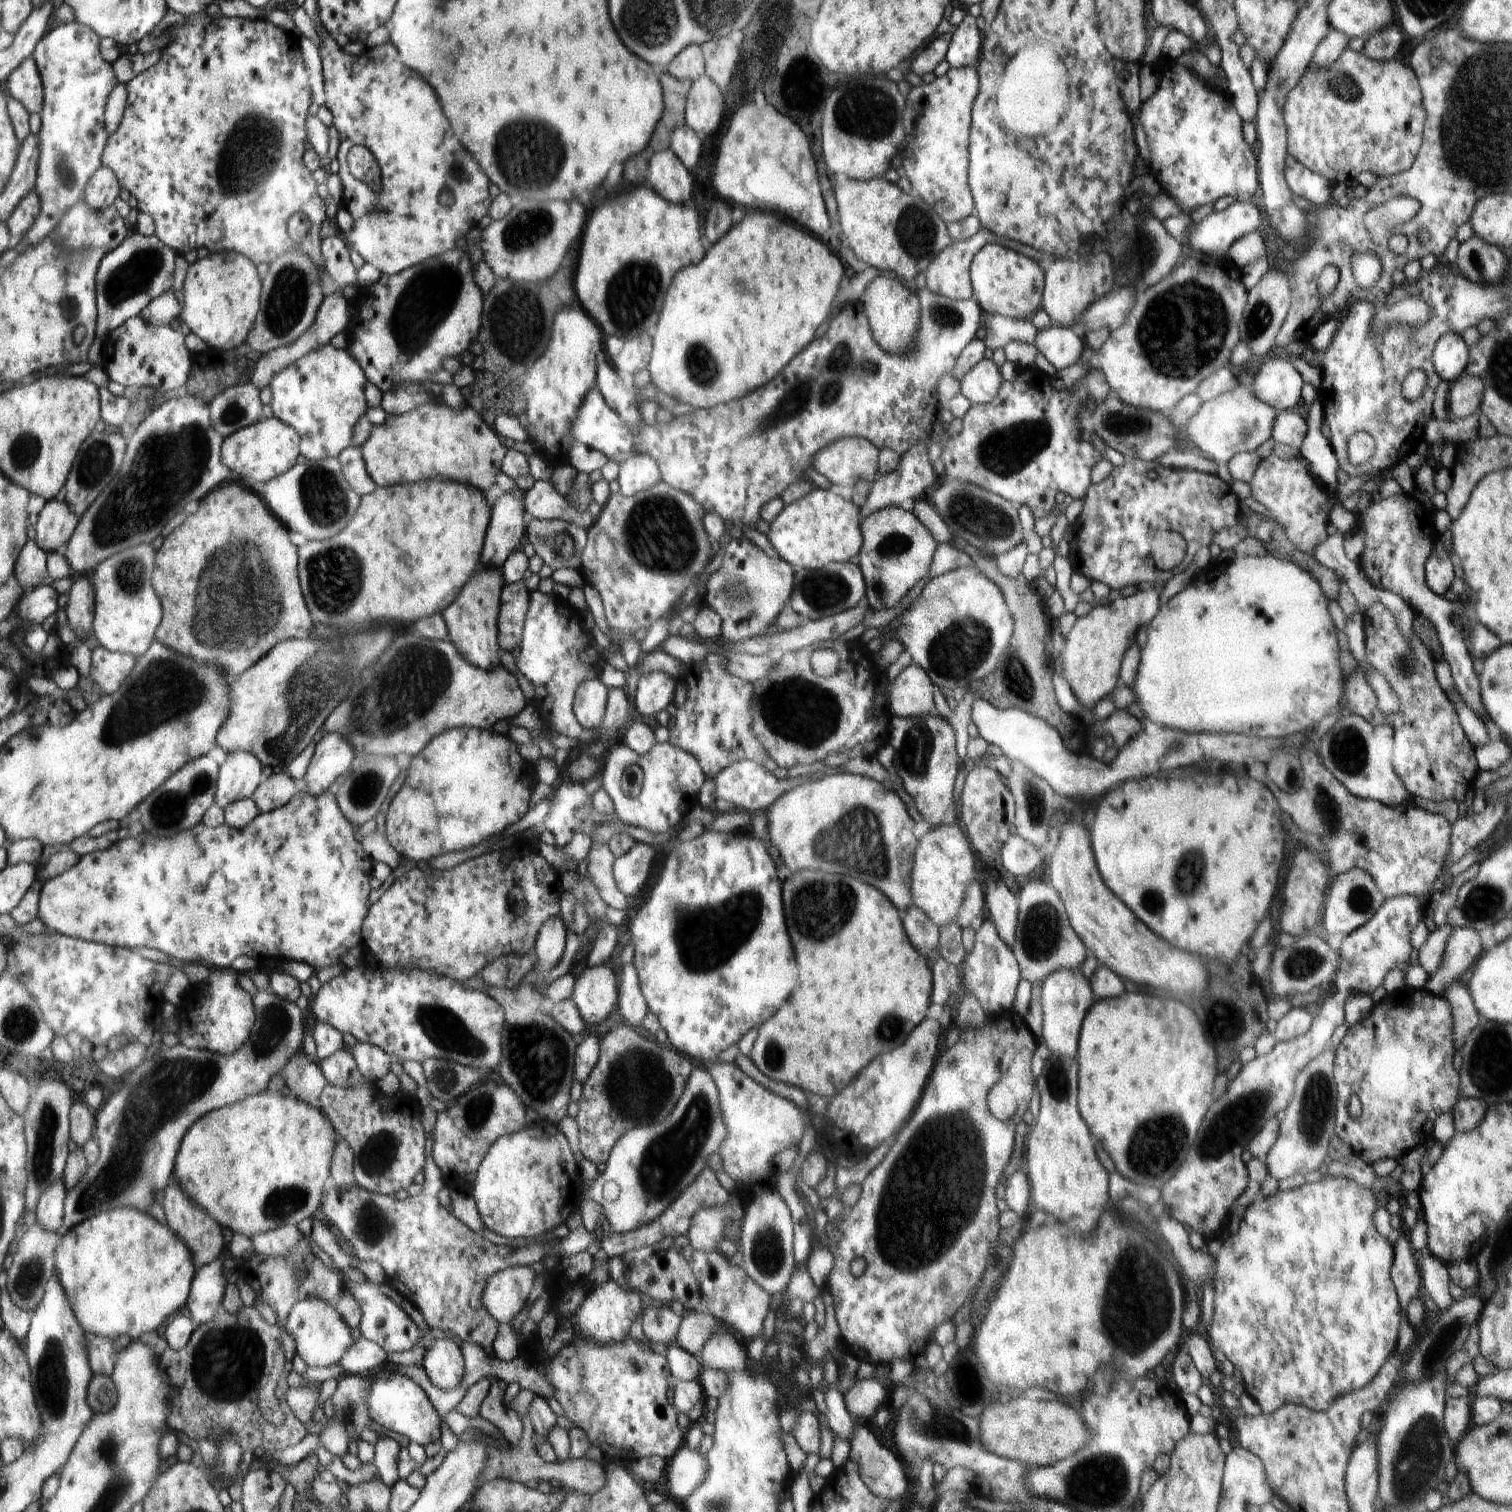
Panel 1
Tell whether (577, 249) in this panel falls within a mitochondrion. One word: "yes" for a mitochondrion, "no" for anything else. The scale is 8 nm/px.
no

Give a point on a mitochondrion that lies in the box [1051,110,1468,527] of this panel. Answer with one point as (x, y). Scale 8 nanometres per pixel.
(1189, 315)

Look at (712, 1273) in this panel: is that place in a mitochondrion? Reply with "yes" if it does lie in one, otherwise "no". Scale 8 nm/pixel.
no

